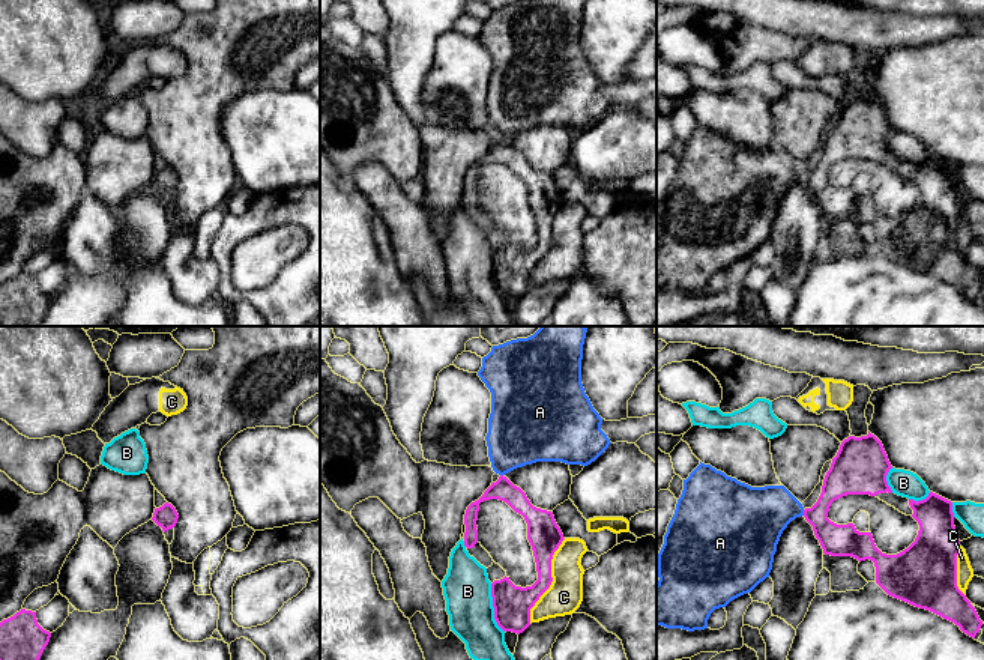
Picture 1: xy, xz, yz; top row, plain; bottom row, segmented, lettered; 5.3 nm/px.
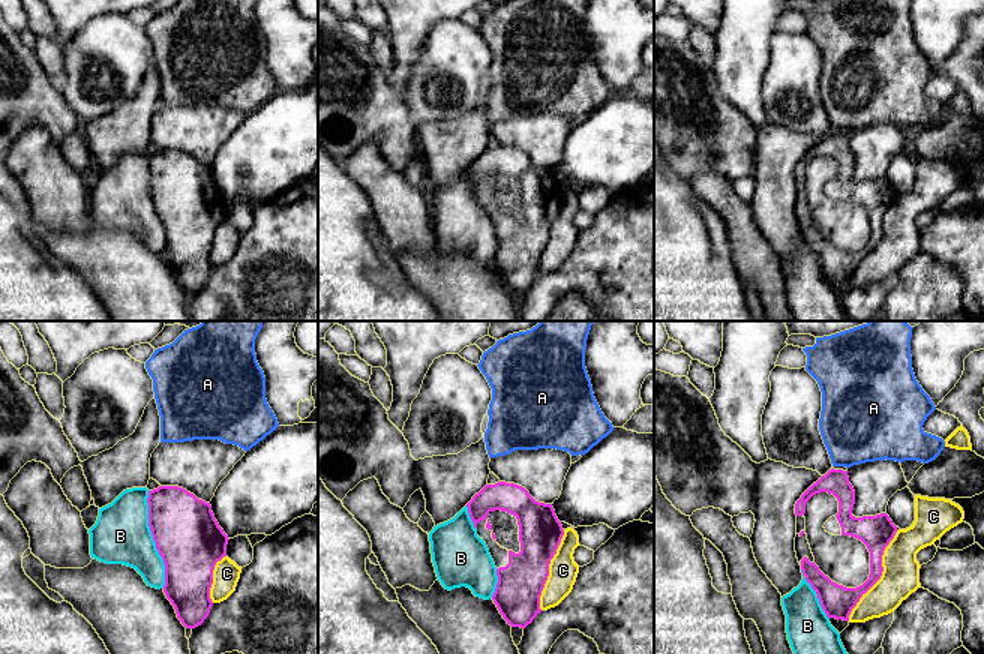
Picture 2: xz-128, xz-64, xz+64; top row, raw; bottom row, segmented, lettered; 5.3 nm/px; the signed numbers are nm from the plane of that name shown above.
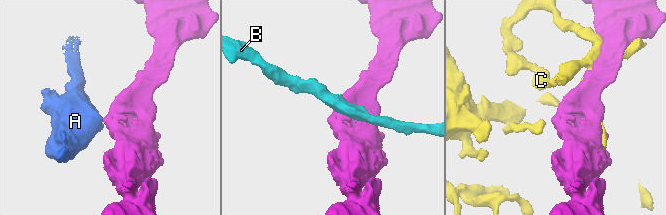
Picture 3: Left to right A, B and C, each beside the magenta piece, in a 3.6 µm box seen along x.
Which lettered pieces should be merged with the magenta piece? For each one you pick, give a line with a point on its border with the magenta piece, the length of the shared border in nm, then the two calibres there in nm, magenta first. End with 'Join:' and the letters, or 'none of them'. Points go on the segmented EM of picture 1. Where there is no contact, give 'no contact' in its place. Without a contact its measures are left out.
Join: none of them

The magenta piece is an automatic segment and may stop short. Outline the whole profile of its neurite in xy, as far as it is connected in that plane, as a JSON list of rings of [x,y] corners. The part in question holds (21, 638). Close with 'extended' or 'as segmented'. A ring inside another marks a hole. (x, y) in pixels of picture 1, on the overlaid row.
[[[21,609],[0,622],[0,660],[39,660],[48,645],[51,633],[36,619],[36,612]]] | as segmented

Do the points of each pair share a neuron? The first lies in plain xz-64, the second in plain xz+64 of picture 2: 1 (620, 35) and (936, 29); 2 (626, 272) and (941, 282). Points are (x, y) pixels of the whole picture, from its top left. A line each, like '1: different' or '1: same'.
1: same
2: different

